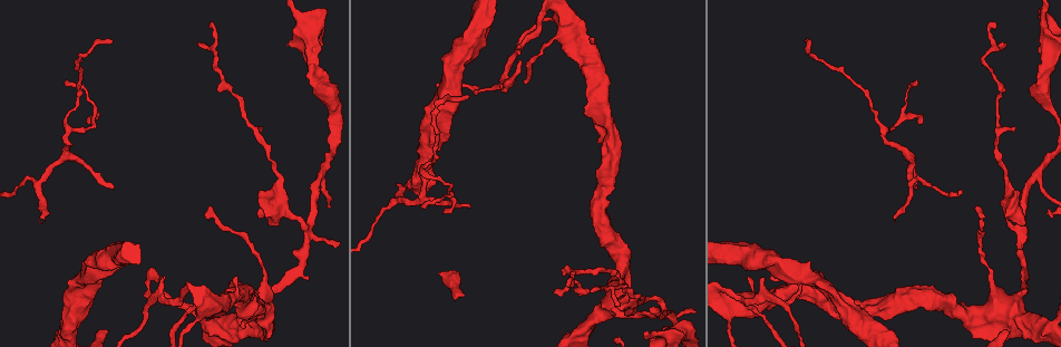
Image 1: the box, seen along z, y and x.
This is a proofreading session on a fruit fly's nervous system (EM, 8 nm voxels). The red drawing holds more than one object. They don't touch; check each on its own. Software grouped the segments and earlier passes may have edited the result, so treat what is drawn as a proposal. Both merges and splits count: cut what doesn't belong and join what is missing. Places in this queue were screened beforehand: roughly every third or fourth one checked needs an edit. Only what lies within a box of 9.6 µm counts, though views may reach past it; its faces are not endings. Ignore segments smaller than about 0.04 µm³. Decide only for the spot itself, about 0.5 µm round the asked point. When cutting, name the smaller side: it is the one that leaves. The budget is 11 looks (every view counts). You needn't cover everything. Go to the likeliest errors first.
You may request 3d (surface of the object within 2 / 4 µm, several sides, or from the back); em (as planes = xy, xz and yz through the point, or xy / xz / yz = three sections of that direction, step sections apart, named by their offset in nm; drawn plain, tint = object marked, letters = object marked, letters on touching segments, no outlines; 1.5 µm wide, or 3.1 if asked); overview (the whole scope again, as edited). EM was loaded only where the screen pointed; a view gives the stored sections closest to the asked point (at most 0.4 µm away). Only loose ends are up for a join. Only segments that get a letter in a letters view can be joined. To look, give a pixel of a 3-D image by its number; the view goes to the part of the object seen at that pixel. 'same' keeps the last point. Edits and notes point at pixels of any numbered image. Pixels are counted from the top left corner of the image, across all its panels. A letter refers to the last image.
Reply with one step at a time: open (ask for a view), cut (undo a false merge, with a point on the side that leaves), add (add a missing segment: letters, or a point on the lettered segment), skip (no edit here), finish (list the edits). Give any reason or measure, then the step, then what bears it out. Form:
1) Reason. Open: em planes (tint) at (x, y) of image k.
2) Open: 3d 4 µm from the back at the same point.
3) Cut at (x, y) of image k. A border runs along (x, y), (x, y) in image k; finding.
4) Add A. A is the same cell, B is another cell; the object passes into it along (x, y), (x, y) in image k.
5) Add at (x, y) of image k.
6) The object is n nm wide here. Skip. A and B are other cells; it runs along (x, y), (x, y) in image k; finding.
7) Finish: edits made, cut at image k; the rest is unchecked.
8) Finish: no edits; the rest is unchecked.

Thin end. Open: em planes (tint) at (39, 222) of image 1.

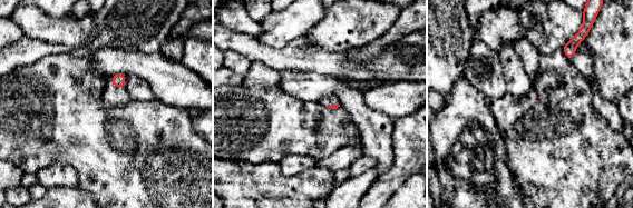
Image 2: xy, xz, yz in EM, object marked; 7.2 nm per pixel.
Open: em planes (letters) at the same point.

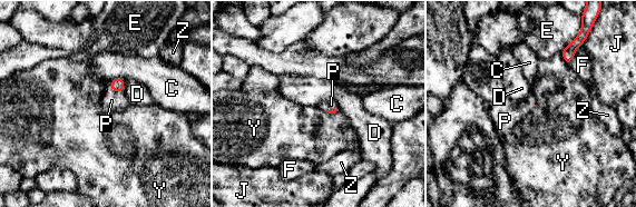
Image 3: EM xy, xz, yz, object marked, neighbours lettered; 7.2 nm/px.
Add at (111, 100) of image 3. P is the same cell, C, D, E, F, J, Y and Z are other cells; the object passes into it along (117, 85), (115, 91), (111, 100) in image 3; the neuron continues.

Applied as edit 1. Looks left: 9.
Open: overview.

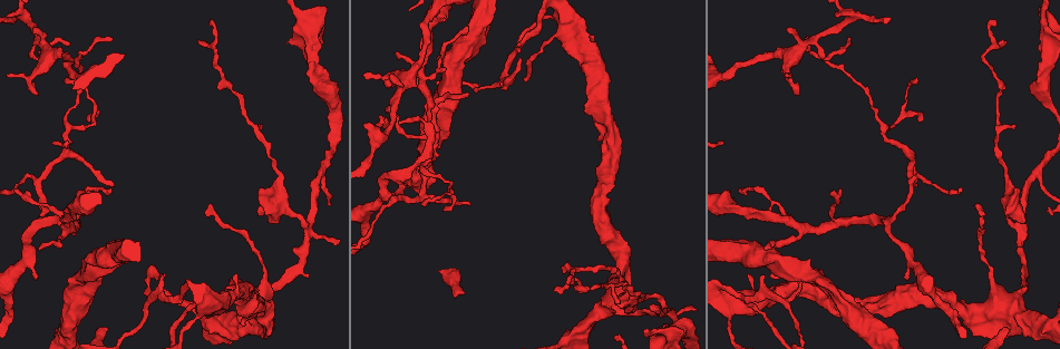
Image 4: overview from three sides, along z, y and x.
Open: em planes (tint) at (656, 332) of image 4.

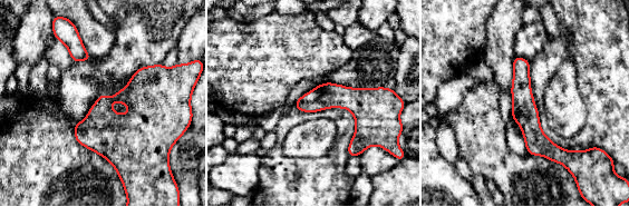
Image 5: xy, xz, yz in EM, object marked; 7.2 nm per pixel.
What lies round it. Open: em planes (letters) at the same point.

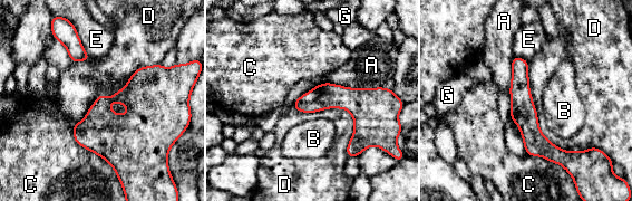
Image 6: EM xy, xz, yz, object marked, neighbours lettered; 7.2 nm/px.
The object is 160 nm wide here; the longest contact is with D, 800 nm. Skip. A, B, C, D, E and G are other cells; one neuron here.

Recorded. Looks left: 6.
Calibre changes. Open: 3d 2 µm from the back at (1008, 218) of image 4.

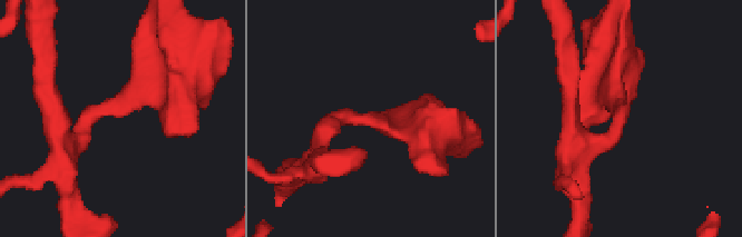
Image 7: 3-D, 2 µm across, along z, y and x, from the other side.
Open: em xy step 8 (letters) at (367, 120) of image 7.

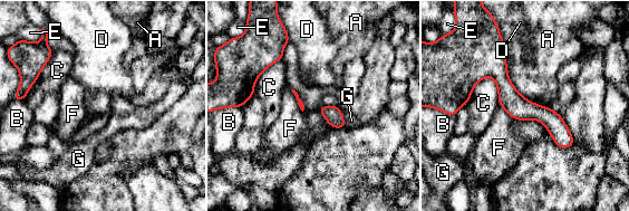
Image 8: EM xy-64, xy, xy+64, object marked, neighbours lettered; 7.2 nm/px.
Skip. A, B, C, D, E, F and G are other cells; continuous, no second neuron.

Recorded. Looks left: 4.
Thick turns thin. Open: 3d 4 µm at (1023, 290) of image 4.

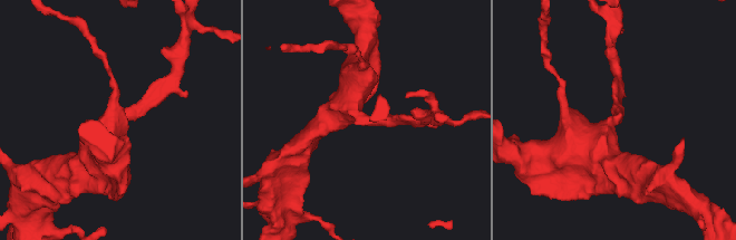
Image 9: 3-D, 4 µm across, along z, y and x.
Open: em planes (letters) at (618, 116) of image 9.

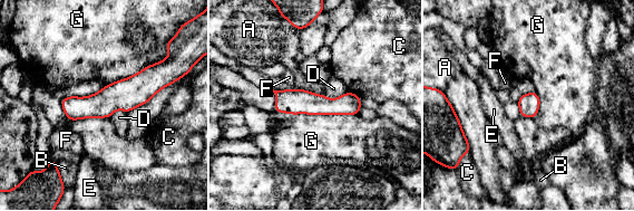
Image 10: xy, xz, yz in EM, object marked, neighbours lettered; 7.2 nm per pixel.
Skip. A, B, C, D, E, F and G are other cells; a border runs along (358, 114), (296, 113), (293, 116) in image 10; one neuron here.

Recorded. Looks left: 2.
Finish: edits made, add at image 3; the rest is unchecked.

